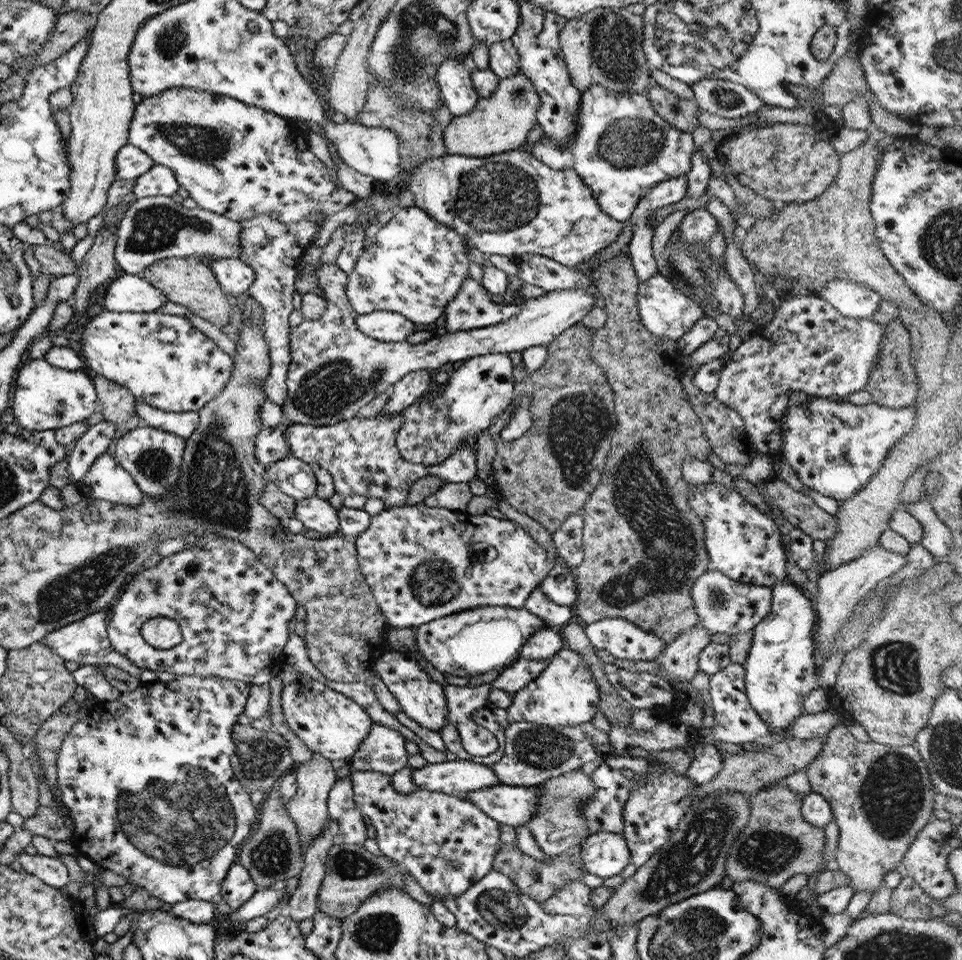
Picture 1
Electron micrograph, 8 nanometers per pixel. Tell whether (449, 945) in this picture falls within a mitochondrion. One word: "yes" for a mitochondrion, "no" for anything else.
no

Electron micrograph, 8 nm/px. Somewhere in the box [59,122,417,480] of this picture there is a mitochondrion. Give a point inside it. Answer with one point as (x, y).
(324, 392)

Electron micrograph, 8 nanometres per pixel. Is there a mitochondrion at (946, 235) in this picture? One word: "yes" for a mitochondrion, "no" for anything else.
yes

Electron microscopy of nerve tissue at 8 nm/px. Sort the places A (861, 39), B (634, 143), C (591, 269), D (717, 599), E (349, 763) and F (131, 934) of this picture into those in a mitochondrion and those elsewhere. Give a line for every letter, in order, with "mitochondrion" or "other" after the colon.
A: other
B: mitochondrion
C: other
D: mitochondrion
E: other
F: other

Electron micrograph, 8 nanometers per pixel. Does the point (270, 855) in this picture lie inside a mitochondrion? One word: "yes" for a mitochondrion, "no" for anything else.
yes

